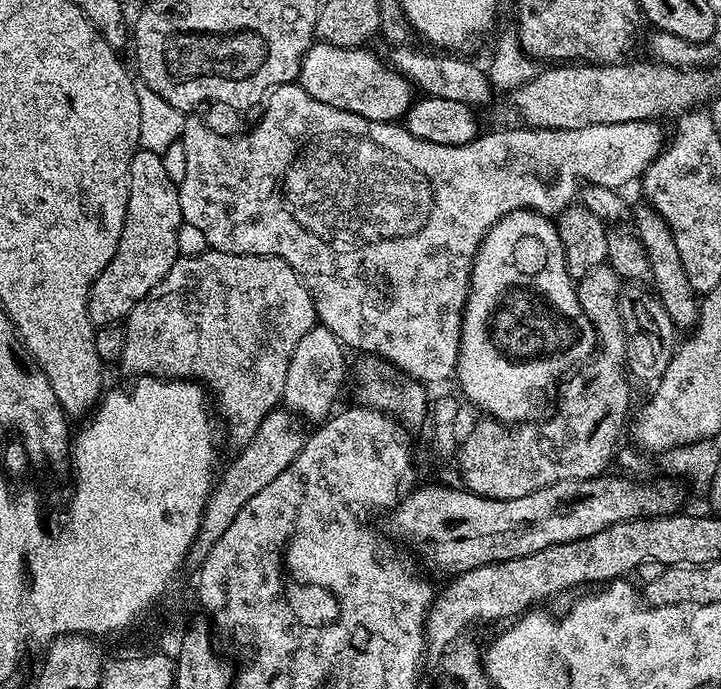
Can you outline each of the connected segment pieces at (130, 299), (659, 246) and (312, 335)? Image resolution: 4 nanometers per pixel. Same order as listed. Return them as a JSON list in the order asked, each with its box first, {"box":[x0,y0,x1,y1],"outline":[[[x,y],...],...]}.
[{"box":[88,148,182,325],"outline":[[[140,148],[132,156],[130,170],[128,171],[128,205],[126,206],[126,218],[122,226],[122,238],[118,242],[118,250],[114,258],[98,274],[98,278],[92,284],[92,293],[88,296],[88,313],[93,325],[114,324],[123,321],[130,310],[137,304],[146,293],[154,290],[162,278],[174,266],[178,259],[180,248],[180,228],[182,229],[182,217],[180,214],[180,189],[177,181],[172,180],[168,168],[164,165],[165,157],[158,152],[151,152]]]},{"box":[634,206,700,330],"outline":[[[650,206],[643,207],[637,212],[635,209],[634,233],[642,242],[648,255],[652,275],[650,284],[654,289],[654,295],[660,299],[662,306],[666,306],[666,314],[670,314],[670,322],[674,322],[674,326],[678,330],[691,330],[696,327],[696,319],[700,313],[698,294],[694,290],[694,286],[690,286],[686,266],[682,266],[682,254],[678,254],[678,246],[674,246],[674,238],[669,233],[666,222]]]},{"box":[283,322,344,422],"outline":[[[317,322],[313,328],[306,330],[306,335],[294,350],[294,358],[290,358],[290,370],[286,370],[283,407],[295,412],[305,422],[323,422],[333,415],[340,387],[344,384],[344,355],[344,345],[325,324]]]}]

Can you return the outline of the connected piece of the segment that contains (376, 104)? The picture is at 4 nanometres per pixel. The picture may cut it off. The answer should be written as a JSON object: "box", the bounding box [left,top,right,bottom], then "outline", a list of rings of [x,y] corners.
{"box":[298,42,413,122],"outline":[[[316,42],[304,55],[298,83],[306,90],[306,94],[310,94],[310,98],[318,98],[318,102],[326,102],[347,112],[353,111],[354,105],[360,104],[356,106],[362,118],[396,122],[407,116],[412,107],[413,89],[399,72],[385,61],[384,64],[364,48],[331,49],[323,42]]]}

